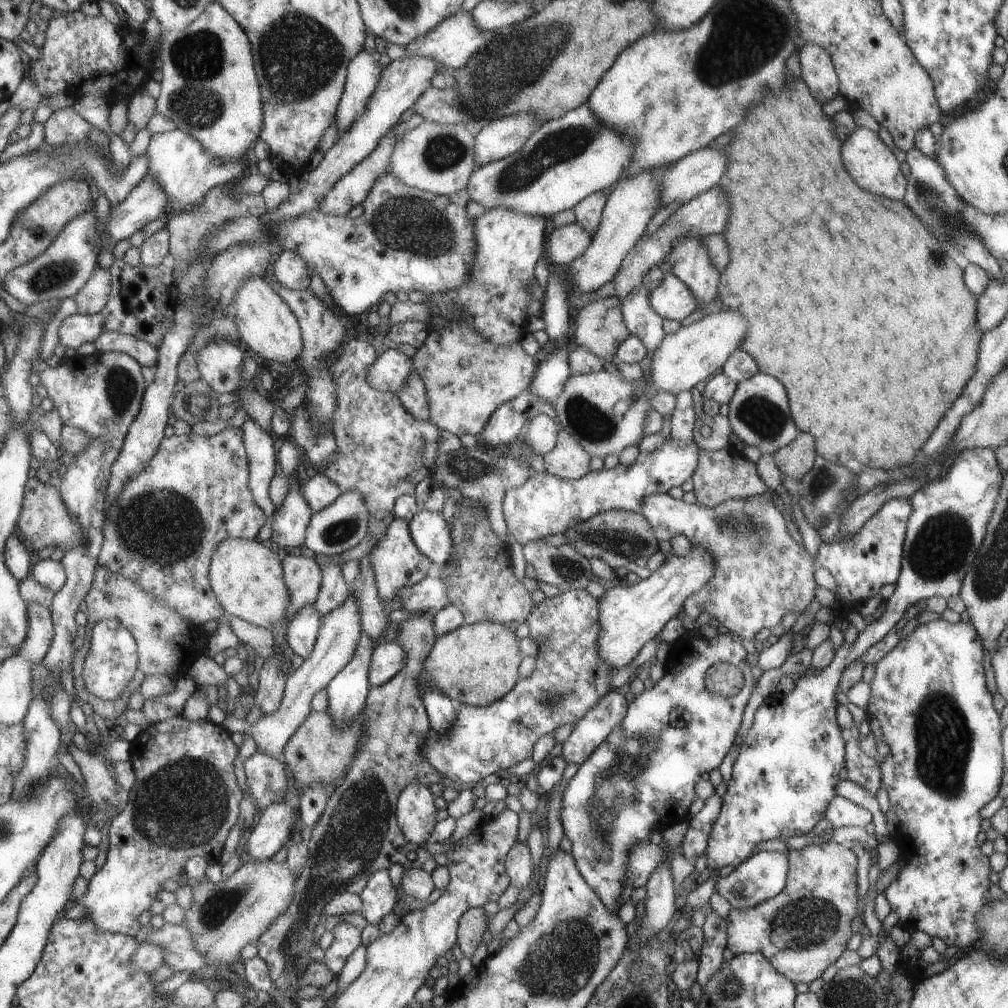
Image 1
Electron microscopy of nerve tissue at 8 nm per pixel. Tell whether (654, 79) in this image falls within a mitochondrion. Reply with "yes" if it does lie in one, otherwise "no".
no

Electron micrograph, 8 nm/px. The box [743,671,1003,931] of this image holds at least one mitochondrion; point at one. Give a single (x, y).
(941, 758)

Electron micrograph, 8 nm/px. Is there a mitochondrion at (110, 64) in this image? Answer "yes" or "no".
no

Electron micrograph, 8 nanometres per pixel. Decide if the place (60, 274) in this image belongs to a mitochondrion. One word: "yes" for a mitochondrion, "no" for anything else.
yes

